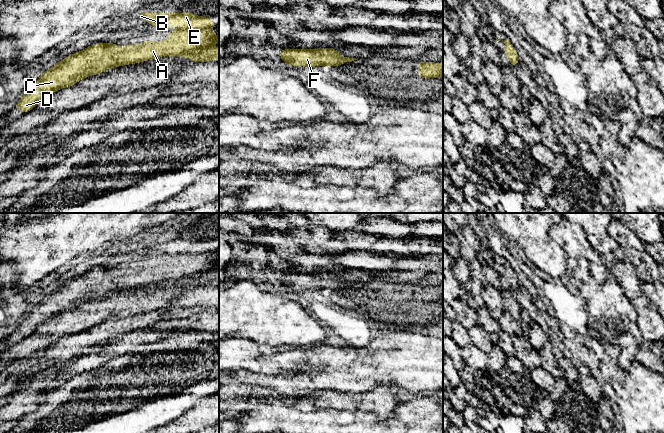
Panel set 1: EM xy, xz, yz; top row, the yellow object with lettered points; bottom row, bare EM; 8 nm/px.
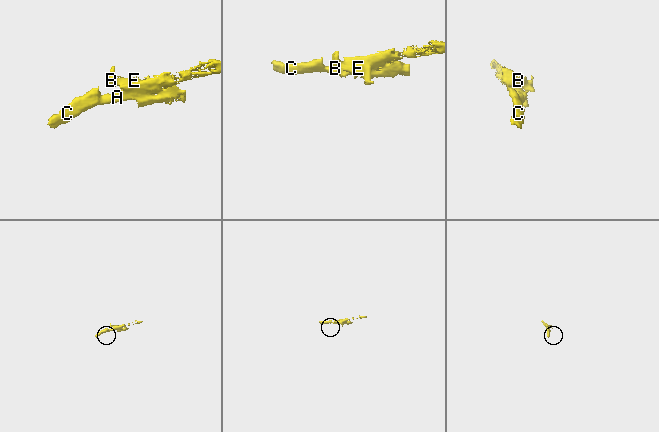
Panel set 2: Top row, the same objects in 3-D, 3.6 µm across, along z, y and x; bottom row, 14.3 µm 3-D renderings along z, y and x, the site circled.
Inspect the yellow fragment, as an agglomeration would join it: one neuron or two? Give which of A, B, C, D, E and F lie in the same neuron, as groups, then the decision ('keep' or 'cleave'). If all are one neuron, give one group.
A B C D E F; keep

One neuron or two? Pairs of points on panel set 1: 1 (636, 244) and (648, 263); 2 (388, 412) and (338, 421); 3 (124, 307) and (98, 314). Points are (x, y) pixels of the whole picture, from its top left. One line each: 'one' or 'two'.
1: one
2: two
3: one

